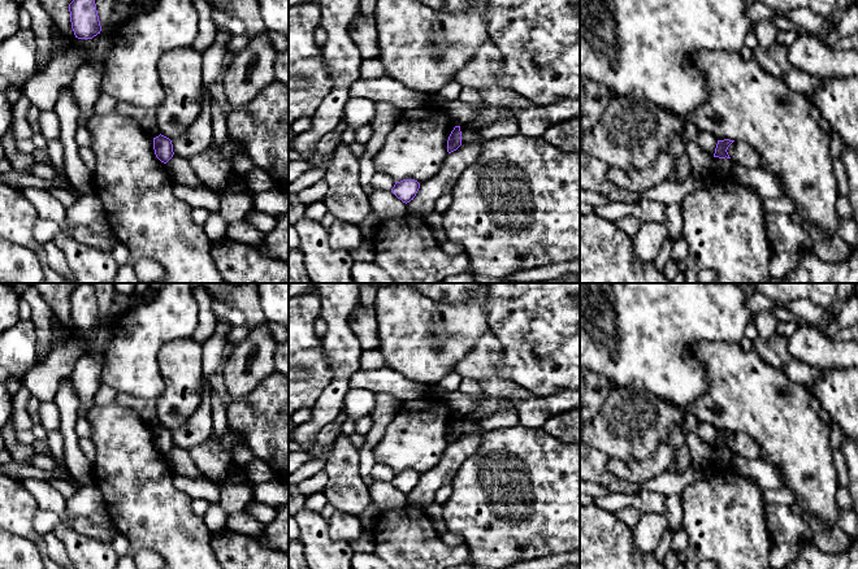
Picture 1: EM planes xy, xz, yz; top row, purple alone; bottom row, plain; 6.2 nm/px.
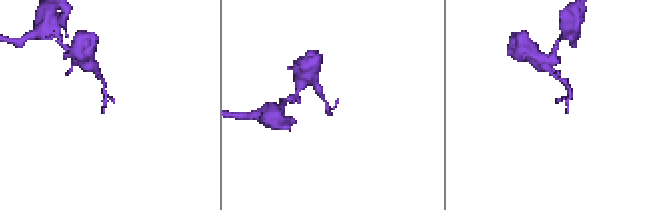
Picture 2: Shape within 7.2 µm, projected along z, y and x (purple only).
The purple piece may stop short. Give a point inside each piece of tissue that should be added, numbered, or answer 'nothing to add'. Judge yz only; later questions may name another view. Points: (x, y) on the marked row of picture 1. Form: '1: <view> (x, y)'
nothing to add

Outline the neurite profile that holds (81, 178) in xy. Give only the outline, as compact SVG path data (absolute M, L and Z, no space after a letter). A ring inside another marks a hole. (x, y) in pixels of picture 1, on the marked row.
M62 88L53 109L60 118L60 136L64 145L65 173L70 184L79 196L94 192L94 174L79 157L79 145L75 142L78 118L81 116L77 100L69 88Z

